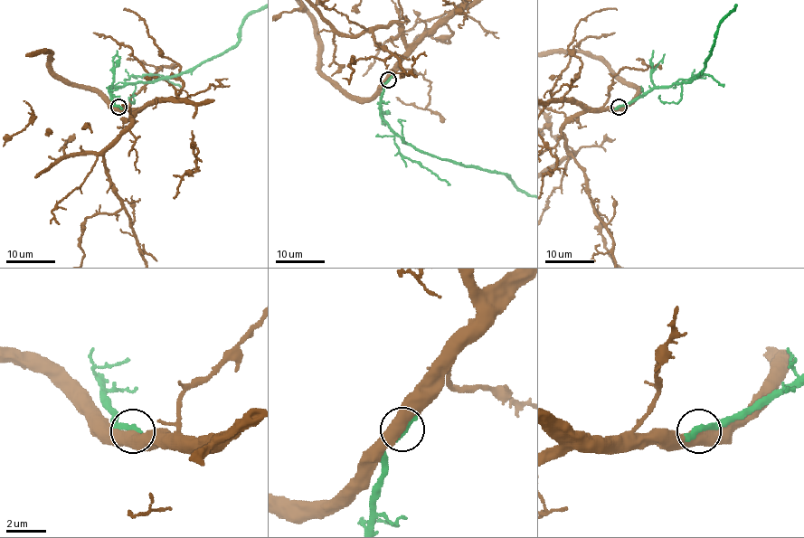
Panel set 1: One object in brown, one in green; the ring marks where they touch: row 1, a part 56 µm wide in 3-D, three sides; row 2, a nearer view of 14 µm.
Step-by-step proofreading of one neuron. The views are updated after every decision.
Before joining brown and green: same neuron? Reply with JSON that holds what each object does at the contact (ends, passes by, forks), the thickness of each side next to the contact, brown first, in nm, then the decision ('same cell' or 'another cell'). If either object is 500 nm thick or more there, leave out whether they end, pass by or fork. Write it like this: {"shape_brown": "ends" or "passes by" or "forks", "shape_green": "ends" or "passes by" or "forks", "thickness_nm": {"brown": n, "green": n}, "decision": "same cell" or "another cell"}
{"thickness_nm": {"brown": 500, "green": 440}, "decision": "same cell"}

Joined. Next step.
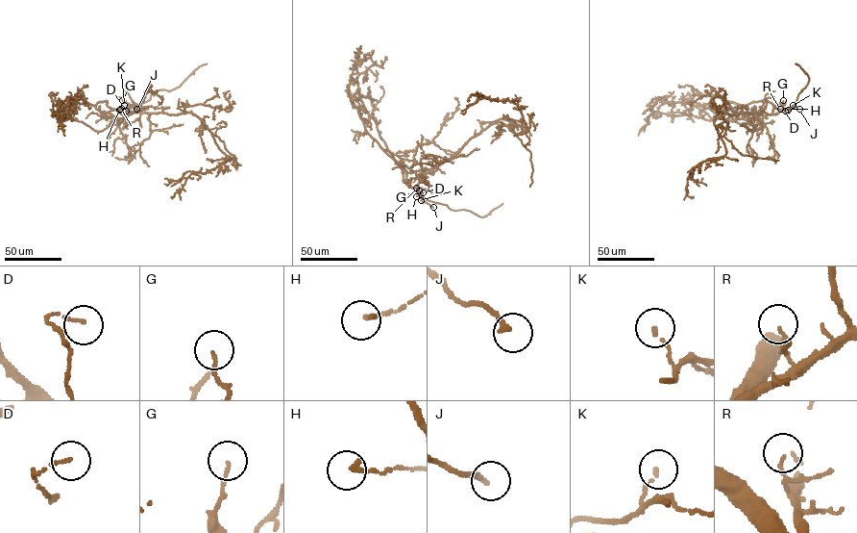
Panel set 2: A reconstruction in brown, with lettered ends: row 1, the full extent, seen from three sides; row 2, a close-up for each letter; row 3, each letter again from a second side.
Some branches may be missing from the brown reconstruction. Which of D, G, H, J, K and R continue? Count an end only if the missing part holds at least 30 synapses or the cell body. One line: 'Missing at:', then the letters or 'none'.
Missing at: none

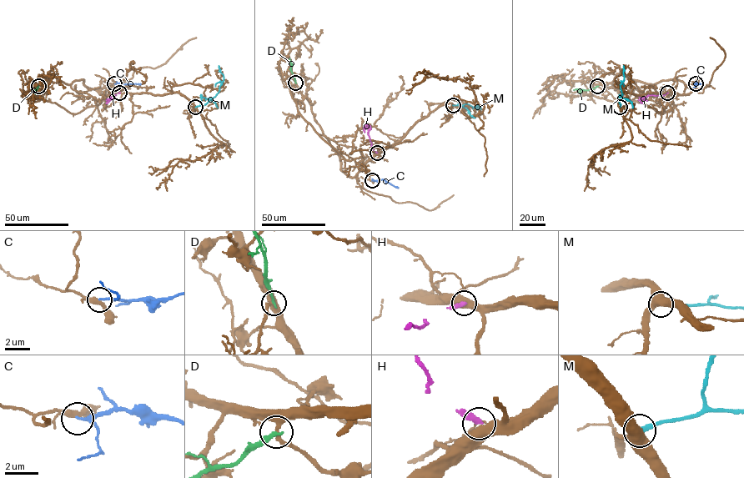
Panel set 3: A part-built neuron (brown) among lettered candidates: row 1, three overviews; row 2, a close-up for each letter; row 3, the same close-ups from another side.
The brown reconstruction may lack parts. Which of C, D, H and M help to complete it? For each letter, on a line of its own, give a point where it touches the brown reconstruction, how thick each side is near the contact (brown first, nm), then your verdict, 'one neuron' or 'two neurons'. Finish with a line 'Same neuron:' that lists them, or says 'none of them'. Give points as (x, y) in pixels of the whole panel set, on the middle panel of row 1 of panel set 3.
C: (372, 180) | 280/130 nm | two neurons
D: (295, 83) | 300/200 nm | two neurons
H: (377, 153) | 550/360 nm | two neurons
M: (453, 105) | 500/260 nm | two neurons
Same neuron: none of them

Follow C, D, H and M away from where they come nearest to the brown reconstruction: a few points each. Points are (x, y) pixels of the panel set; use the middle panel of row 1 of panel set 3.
C: (372, 180), (384, 179), (398, 188)
D: (295, 83), (289, 58)
H: (377, 153), (371, 146), (369, 126), (364, 132)
M: (453, 105), (478, 105), (480, 108), (475, 108)

